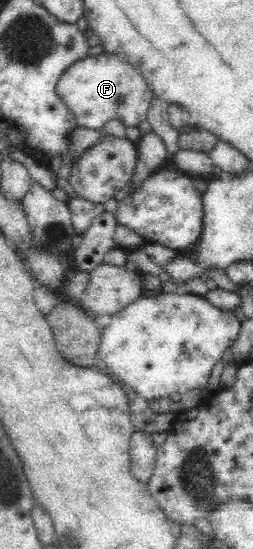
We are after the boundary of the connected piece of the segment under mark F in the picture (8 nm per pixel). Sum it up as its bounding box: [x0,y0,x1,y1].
[56,52,154,129]

